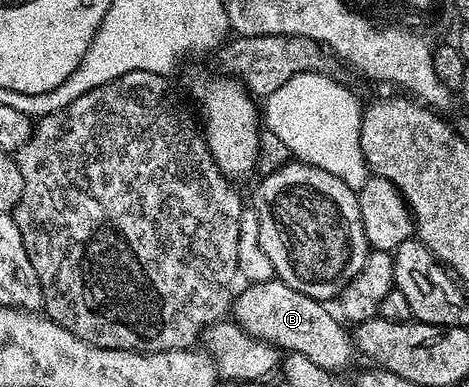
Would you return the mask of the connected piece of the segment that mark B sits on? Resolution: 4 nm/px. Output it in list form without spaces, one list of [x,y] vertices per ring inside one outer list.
[[[277,279],[266,281],[262,285],[247,284],[245,288],[232,301],[233,320],[244,331],[281,350],[308,355],[308,359],[312,359],[312,363],[321,369],[337,371],[346,369],[353,363],[354,357],[356,358],[354,338],[348,329],[346,333],[347,326],[326,310],[329,308],[323,302],[312,299]]]

